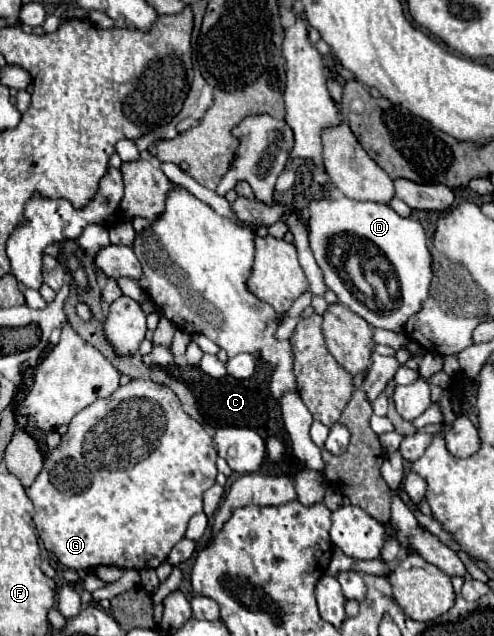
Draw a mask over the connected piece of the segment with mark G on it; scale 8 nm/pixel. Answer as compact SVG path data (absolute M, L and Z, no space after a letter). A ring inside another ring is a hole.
M131 379L127 385L121 385L113 395L109 395L105 399L97 399L93 405L79 411L73 417L73 421L69 423L69 431L61 437L59 447L55 447L47 455L43 471L39 473L39 477L27 489L27 495L31 497L33 505L35 505L35 515L33 515L35 529L41 537L45 549L49 553L53 553L69 569L79 571L79 569L99 567L99 565L115 565L119 569L139 569L139 571L141 569L157 569L167 559L173 545L185 537L189 519L195 513L203 511L203 493L211 485L215 485L217 451L213 447L213 439L211 439L209 431L183 411L175 393L165 393L165 387L157 385L157 383L153 383L153 387L147 387L147 385L151 385L151 383L145 381L145 379Z

